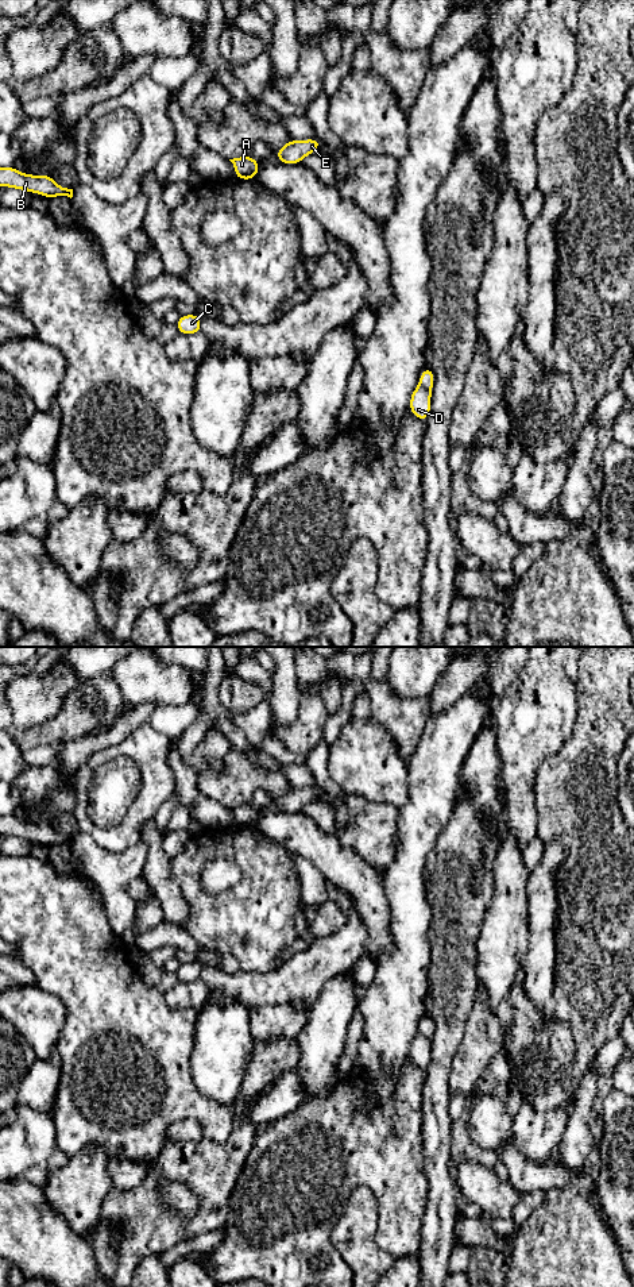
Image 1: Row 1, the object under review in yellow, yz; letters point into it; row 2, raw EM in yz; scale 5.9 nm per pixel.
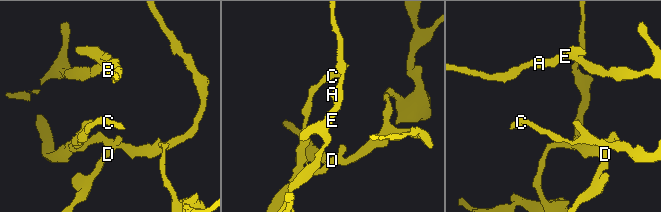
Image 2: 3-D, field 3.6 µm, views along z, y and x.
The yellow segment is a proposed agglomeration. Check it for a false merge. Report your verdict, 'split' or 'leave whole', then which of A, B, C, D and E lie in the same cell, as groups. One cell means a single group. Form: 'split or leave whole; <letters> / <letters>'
split; A B C E / D

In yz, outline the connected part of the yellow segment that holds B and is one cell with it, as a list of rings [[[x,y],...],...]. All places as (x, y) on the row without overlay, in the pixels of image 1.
[[[13,814],[0,816],[0,835],[23,837],[53,847],[58,844],[73,845],[73,837],[59,835],[51,824],[32,824],[20,821]]]

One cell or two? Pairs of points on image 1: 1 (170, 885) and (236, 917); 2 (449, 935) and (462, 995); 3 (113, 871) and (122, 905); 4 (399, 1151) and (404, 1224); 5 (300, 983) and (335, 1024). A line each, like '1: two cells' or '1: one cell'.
1: two cells
2: one cell
3: one cell
4: one cell
5: two cells

